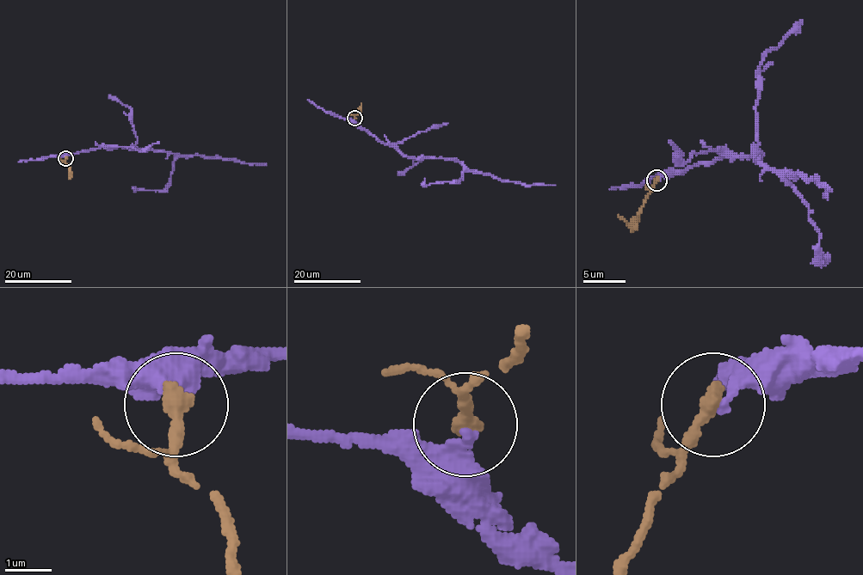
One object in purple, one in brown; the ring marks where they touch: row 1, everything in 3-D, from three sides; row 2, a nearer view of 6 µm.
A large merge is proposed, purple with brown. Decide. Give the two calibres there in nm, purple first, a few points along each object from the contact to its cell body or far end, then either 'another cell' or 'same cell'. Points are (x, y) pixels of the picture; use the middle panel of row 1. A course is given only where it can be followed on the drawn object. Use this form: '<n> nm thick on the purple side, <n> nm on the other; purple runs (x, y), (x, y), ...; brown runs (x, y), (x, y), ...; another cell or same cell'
240 nm thick on the purple side, 400 nm on the other; purple runs (354, 119), (357, 125), (379, 141), (393, 144), (405, 156), (452, 159), (468, 168), (502, 180), (556, 186); brown runs (354, 118), (360, 102); another cell

